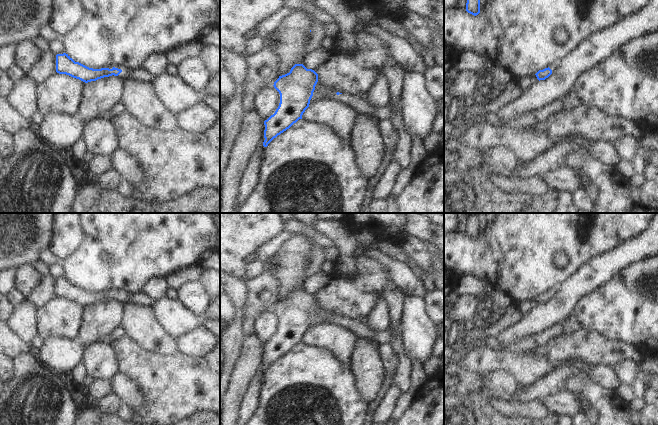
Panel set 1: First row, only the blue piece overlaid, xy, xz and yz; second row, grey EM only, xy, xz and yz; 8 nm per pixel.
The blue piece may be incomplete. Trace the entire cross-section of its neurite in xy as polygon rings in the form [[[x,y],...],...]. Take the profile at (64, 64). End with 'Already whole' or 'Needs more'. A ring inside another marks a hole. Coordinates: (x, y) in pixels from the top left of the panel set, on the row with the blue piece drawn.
[[[68,54],[56,55],[56,72],[66,74],[79,79],[85,83],[96,81],[98,79],[119,76],[127,79],[133,70],[127,66],[116,66],[101,69],[89,68],[79,62],[75,62]]]. Needs more

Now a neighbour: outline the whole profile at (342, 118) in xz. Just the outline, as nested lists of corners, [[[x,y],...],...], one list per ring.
[[[328,99],[309,105],[302,119],[330,127],[343,138],[351,139],[359,116],[350,106]]]

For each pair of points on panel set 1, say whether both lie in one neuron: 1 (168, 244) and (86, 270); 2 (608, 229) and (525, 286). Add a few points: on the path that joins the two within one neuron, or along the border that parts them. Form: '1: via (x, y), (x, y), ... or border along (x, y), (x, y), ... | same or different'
1: via (148, 244), (127, 245), (106, 261) | same
2: via (587, 250), (565, 273), (557, 276), (546, 276) | same

